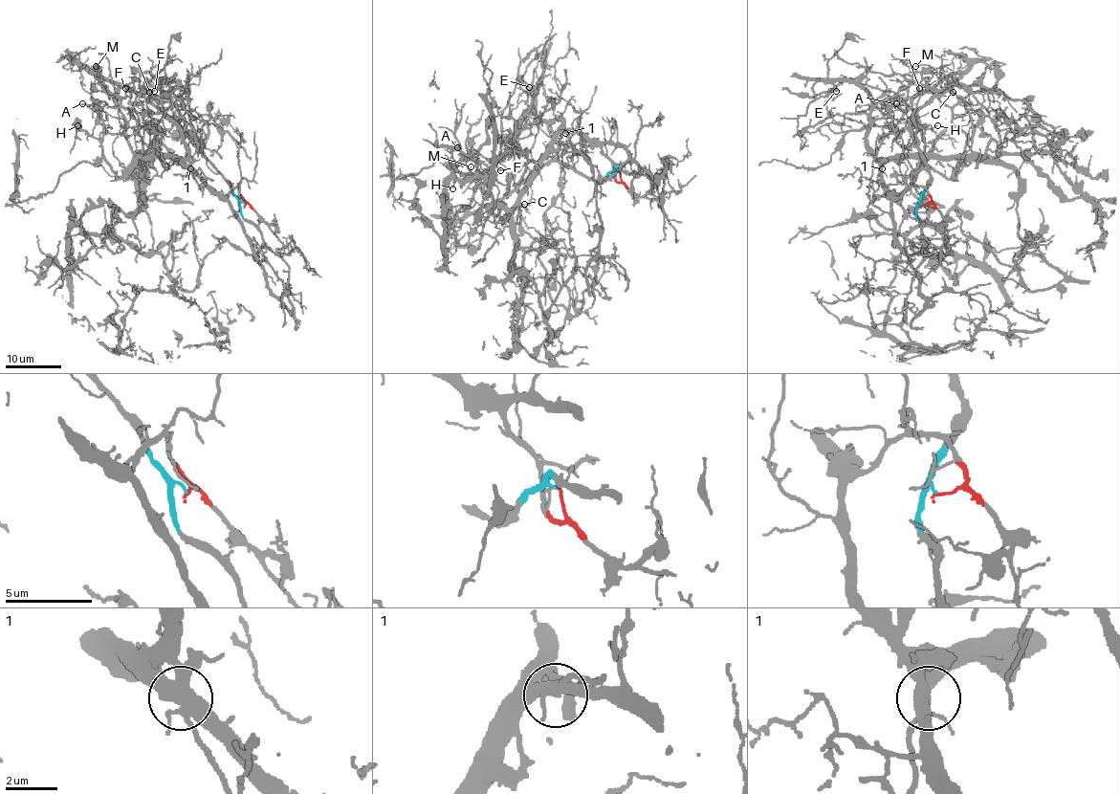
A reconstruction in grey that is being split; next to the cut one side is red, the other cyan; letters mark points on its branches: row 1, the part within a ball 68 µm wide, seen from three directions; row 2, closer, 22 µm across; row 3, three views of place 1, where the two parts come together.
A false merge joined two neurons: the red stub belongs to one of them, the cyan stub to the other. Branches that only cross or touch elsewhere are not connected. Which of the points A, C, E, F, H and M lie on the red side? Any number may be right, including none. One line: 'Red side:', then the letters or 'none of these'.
Red side: A, H

